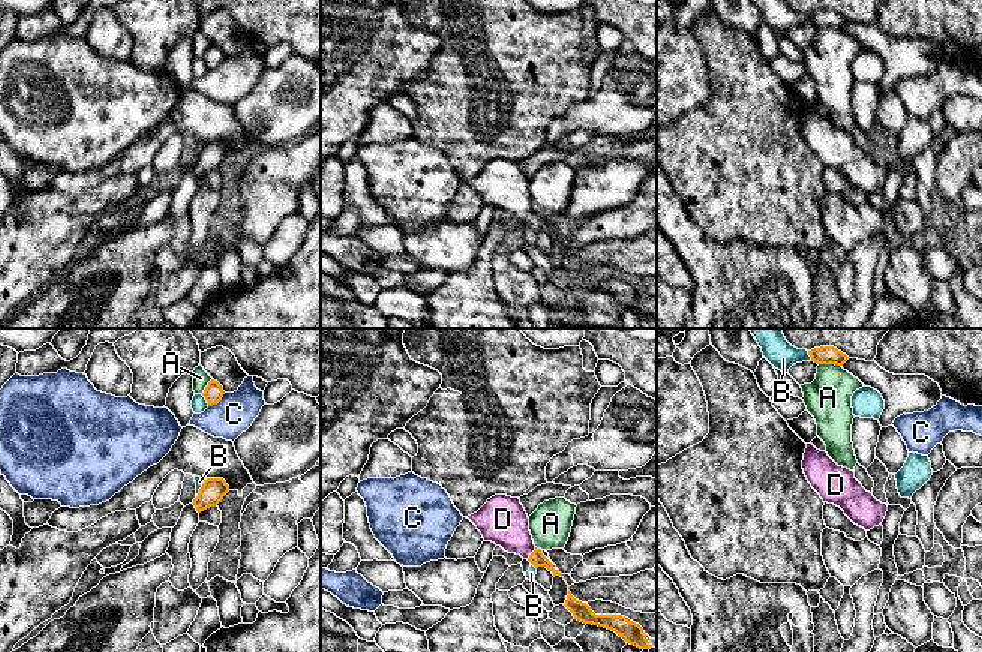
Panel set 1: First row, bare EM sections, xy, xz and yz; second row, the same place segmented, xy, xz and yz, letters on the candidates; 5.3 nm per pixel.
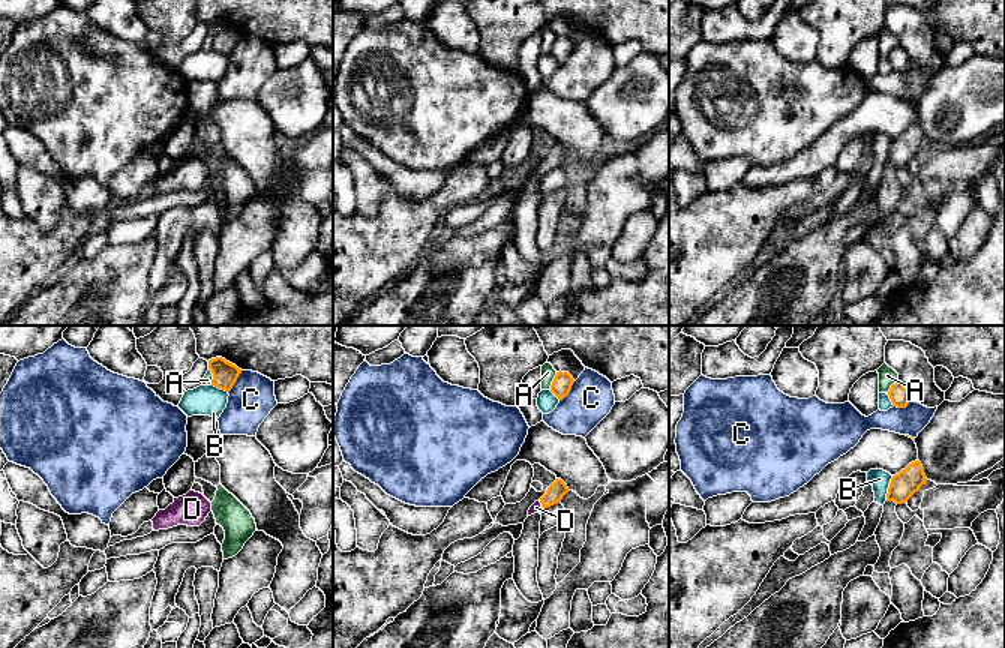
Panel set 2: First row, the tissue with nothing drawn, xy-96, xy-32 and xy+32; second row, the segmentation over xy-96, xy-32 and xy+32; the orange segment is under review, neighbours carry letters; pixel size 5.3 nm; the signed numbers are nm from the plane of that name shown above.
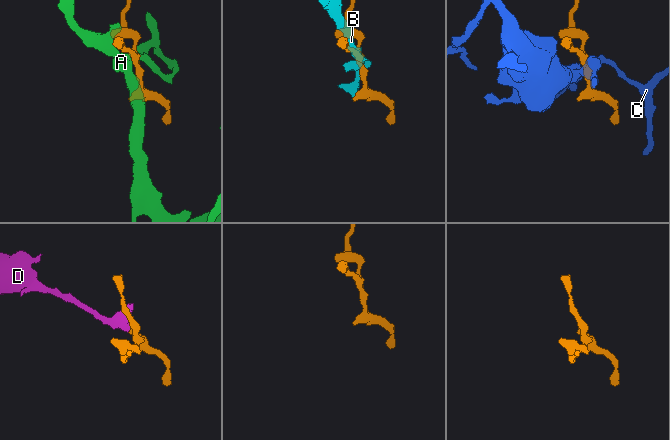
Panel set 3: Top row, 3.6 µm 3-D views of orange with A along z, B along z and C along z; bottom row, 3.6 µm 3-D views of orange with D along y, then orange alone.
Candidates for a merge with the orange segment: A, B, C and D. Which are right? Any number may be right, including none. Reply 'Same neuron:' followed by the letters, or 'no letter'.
Same neuron: D

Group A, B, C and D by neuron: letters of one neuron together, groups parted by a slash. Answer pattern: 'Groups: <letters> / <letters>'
Groups: A / B / C / D

